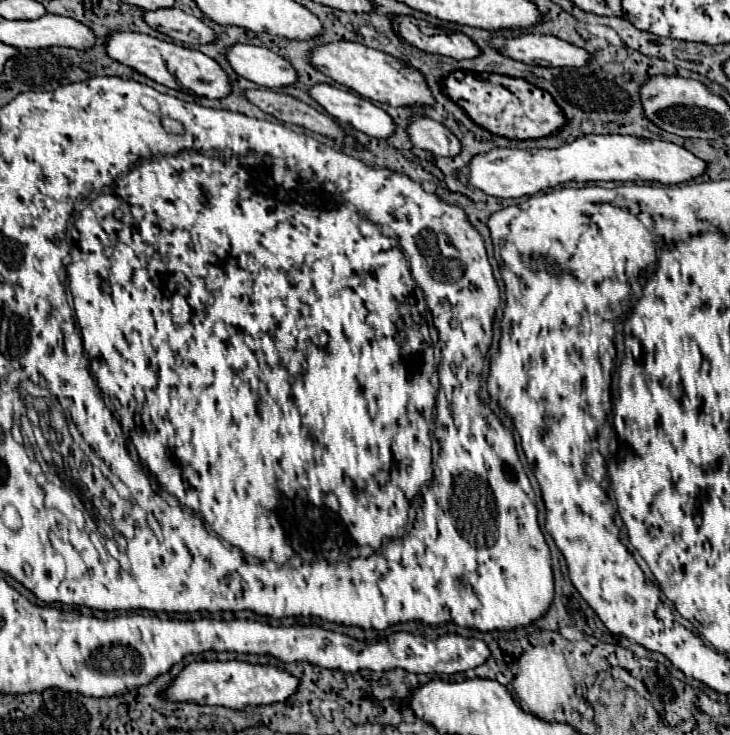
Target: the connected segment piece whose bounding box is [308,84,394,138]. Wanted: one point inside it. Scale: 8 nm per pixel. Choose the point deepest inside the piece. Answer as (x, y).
(361, 114)

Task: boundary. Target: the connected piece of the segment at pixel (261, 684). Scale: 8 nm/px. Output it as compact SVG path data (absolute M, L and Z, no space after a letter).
M240 660L230 662L192 662L188 664L176 678L176 682L166 690L166 698L180 702L196 702L196 704L212 704L226 706L232 710L242 710L246 706L274 704L290 698L300 686L300 680L278 666L260 666Z

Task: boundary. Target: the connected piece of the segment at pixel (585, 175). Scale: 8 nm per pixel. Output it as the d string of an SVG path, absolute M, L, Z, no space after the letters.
M582 136L560 148L492 148L470 160L470 184L496 198L522 198L564 182L662 182L678 184L704 172L706 164L672 142L634 136Z

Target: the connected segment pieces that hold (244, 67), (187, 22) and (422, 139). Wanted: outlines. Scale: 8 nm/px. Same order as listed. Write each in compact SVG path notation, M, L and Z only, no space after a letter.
M232 44L226 48L226 60L238 76L264 88L280 88L296 82L290 62L264 46Z
M158 8L152 12L144 12L144 22L158 32L170 36L176 42L184 42L190 46L212 42L214 32L196 16L182 12L180 8Z
M410 116L406 132L414 146L436 156L456 156L460 152L460 140L446 126L428 116Z

